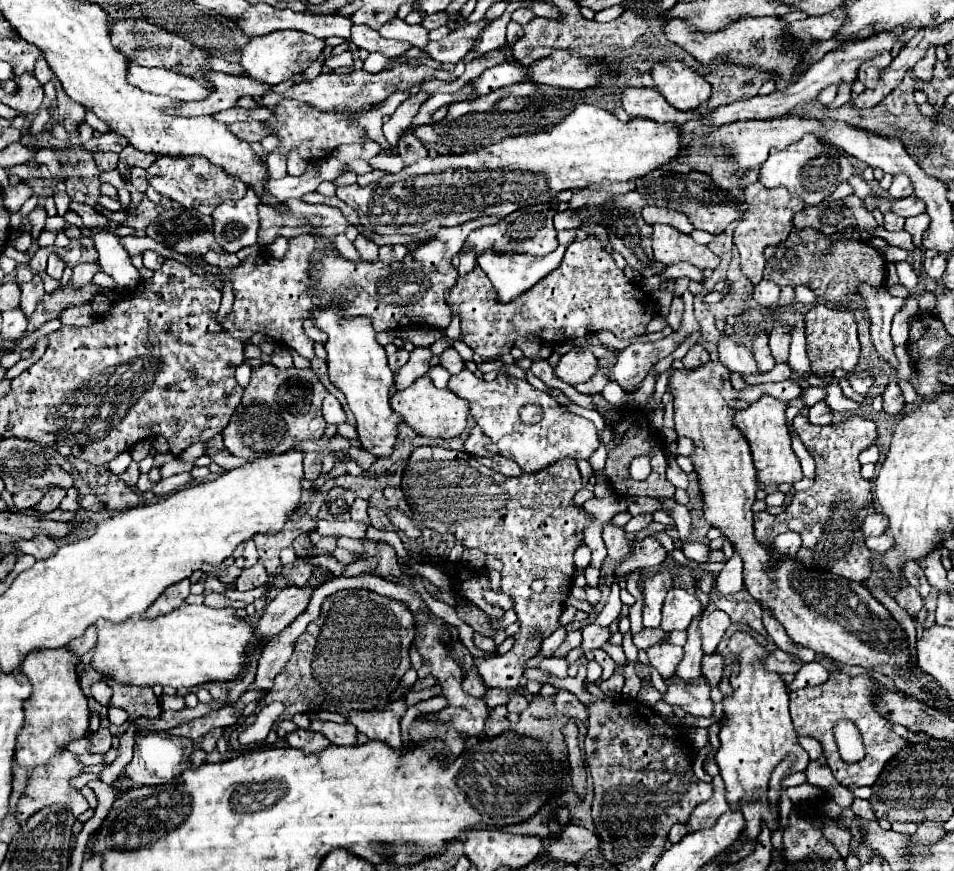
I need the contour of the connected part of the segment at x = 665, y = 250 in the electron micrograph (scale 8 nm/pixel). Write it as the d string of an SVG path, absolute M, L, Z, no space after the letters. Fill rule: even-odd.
M653 225L651 239L653 239L655 261L663 265L687 261L701 271L715 269L719 265L719 257L707 245L695 243L691 235L679 233L669 225Z

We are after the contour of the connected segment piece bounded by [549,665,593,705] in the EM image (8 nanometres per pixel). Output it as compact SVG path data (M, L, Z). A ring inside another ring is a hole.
M585 665L579 667L579 675L577 675L575 679L571 679L571 677L565 677L565 679L553 677L549 683L551 683L553 687L557 687L557 689L567 689L569 693L577 695L585 705L589 705L591 699L593 699L593 697L585 691L585 687L583 687L583 683L585 683Z

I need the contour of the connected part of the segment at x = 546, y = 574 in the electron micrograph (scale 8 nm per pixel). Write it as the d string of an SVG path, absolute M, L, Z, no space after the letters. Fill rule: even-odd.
M417 447L405 465L401 489L405 493L407 503L411 505L413 521L417 527L421 529L429 527L439 533L451 533L457 537L457 541L463 547L475 547L503 561L501 591L515 599L513 609L519 617L521 631L515 635L517 641L509 653L495 655L495 657L475 657L475 665L487 687L509 689L509 691L519 687L523 665L531 657L535 657L537 651L541 649L541 639L533 639L533 633L541 633L543 637L549 637L559 625L559 617L563 613L563 601L571 593L571 585L573 585L573 573L575 573L573 553L577 547L583 545L583 531L593 521L593 517L583 507L573 503L573 495L579 489L583 489L577 461L561 459L555 465L543 469L541 473L523 473L521 477L505 477L485 467L481 461L467 455L465 451L459 453L443 447ZM535 579L545 581L545 591L539 595L533 593L529 587Z

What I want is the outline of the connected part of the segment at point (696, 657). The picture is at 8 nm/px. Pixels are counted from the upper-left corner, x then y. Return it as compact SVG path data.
M701 615L695 617L695 621L691 621L691 625L687 627L687 643L683 645L683 661L677 667L677 675L683 681L691 681L697 679L701 675L701 657L703 657L703 649L701 649L701 635L699 635L699 621Z

